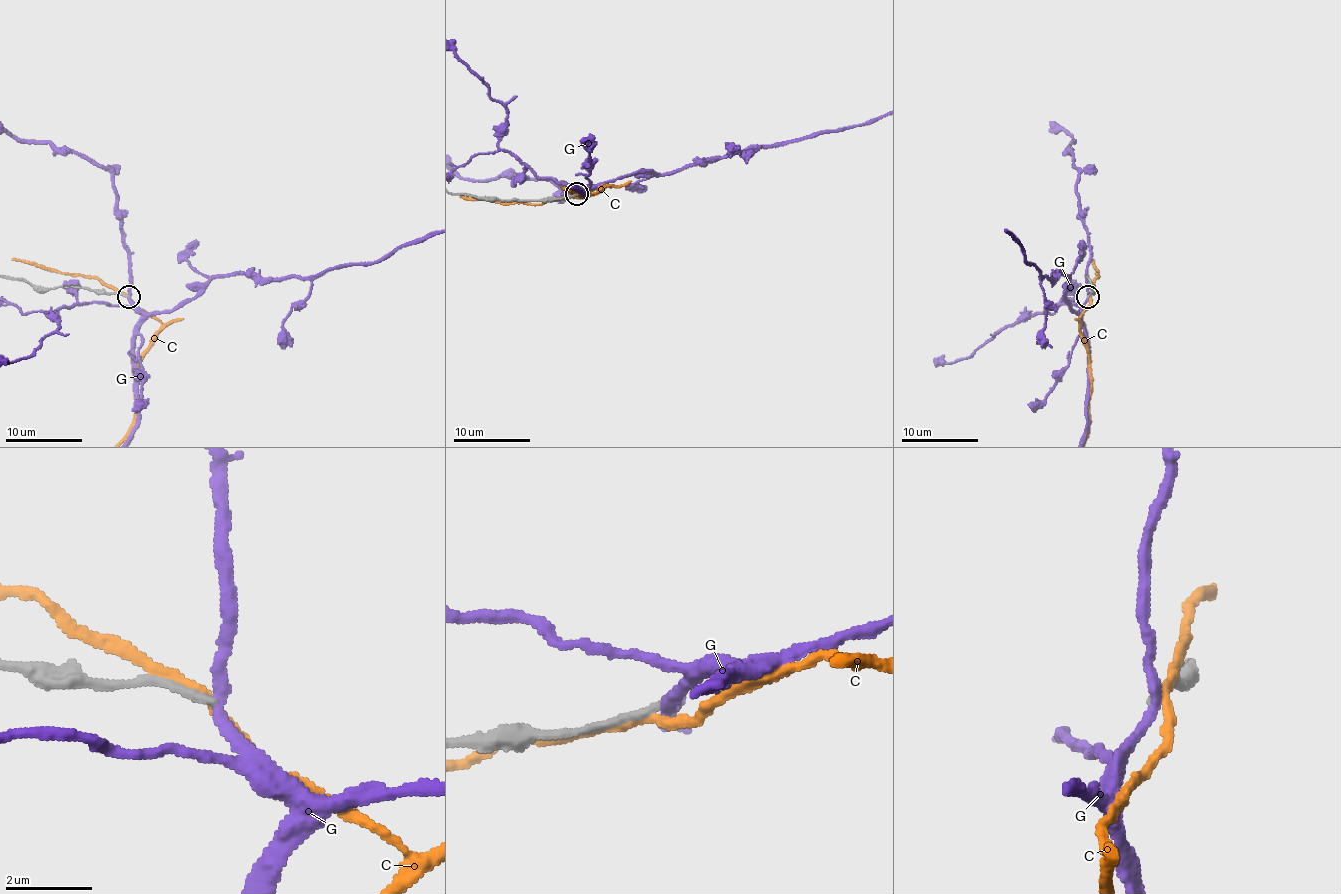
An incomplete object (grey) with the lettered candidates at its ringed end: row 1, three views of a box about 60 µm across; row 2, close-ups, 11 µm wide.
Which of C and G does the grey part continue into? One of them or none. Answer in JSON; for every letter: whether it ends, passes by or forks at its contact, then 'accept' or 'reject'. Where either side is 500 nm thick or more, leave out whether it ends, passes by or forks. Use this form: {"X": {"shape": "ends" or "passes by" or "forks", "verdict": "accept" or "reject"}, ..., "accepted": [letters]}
{"C": {"shape": "passes by", "verdict": "reject"}, "G": {"shape": "passes by", "verdict": "reject"}, "accepted": []}

